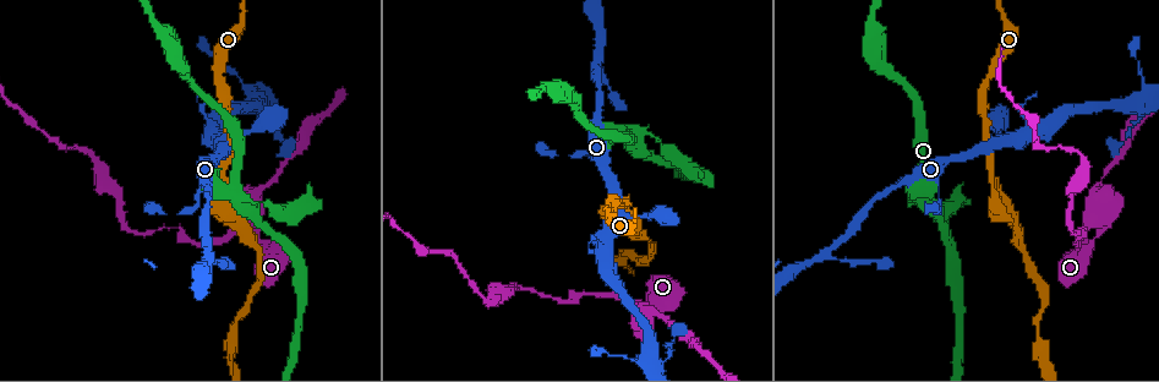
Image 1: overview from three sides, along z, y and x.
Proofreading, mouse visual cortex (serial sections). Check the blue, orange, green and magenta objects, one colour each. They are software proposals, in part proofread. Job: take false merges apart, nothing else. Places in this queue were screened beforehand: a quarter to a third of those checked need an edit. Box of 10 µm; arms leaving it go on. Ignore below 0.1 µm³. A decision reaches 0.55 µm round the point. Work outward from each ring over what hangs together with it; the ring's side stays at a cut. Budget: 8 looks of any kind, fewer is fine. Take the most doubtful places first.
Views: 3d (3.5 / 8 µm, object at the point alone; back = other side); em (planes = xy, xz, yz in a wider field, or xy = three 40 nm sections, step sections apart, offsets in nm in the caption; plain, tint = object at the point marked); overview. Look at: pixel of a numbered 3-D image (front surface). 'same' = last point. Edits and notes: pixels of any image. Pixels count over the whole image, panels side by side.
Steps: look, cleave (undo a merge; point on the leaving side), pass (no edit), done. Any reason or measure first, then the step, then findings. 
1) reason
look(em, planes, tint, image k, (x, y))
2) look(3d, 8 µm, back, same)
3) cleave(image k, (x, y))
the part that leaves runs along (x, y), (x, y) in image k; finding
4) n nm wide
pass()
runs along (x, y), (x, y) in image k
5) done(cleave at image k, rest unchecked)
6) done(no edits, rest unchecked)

abrupt turn
look(3d, 3.5 µm, back, image 1, (1099, 219))

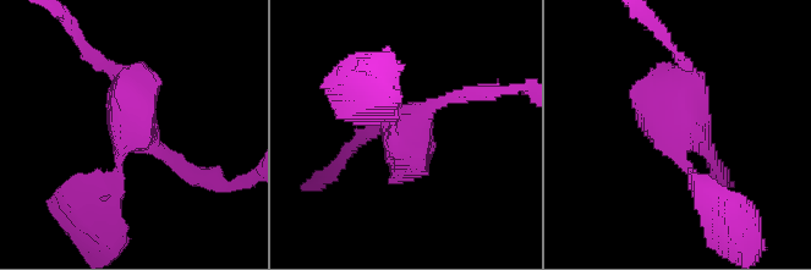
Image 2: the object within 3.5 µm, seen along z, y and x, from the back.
look(em, planes, tint, image 2, (681, 133))

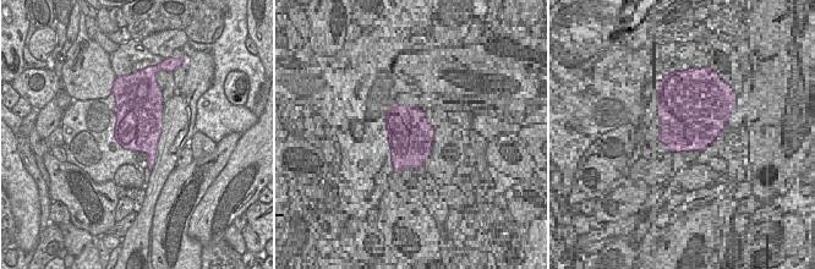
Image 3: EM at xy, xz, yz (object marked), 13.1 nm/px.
look(em, xy, step 5, tint, same)

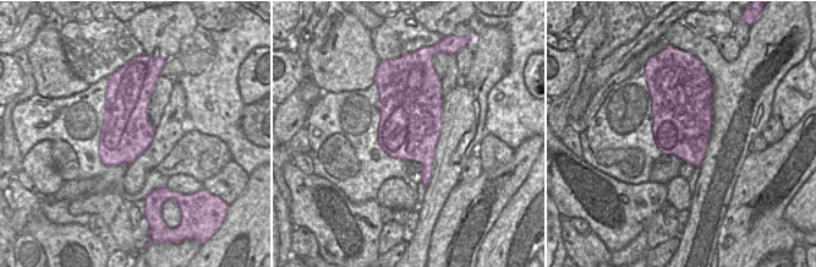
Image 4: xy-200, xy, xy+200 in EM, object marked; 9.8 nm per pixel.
600 nm wide
pass()
runs along (113, 202), (131, 134), (192, 176) in image 2; continuous, no second cell

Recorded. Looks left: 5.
looks like a crossing
look(3d, 3.5 µm, image 1, (243, 200))

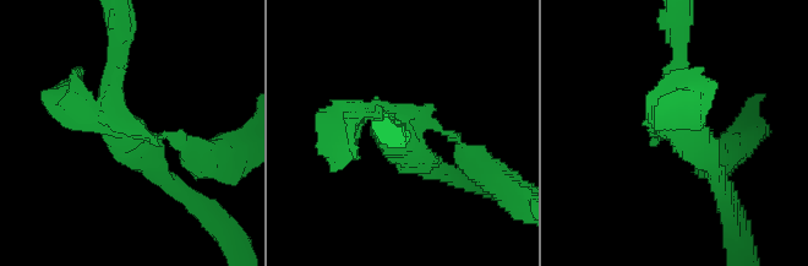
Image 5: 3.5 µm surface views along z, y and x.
shape alone is not enough
look(em, xy, step 1, tint, image 5, (687, 133))

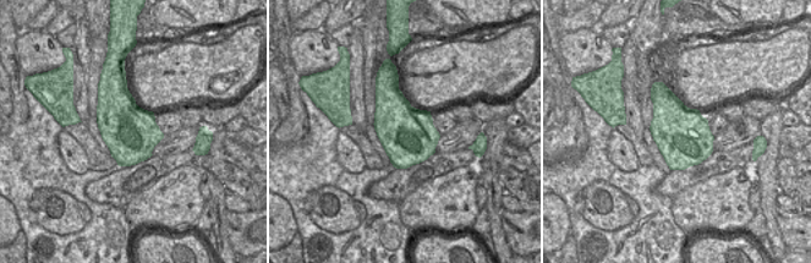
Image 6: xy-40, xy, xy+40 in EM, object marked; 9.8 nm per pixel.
look(em, xy, step 2, tint, same)

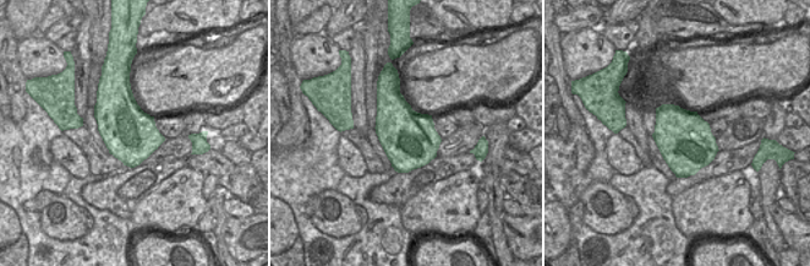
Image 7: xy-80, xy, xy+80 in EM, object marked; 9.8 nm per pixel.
arms of 150, 250, 250, 300 nm
cleave(image 5, (56, 103))
the part that leaves runs along (143, 134), (234, 148) in image 5; two cells meet here

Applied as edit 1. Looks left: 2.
done(cleave at image 5, rest unchecked)

